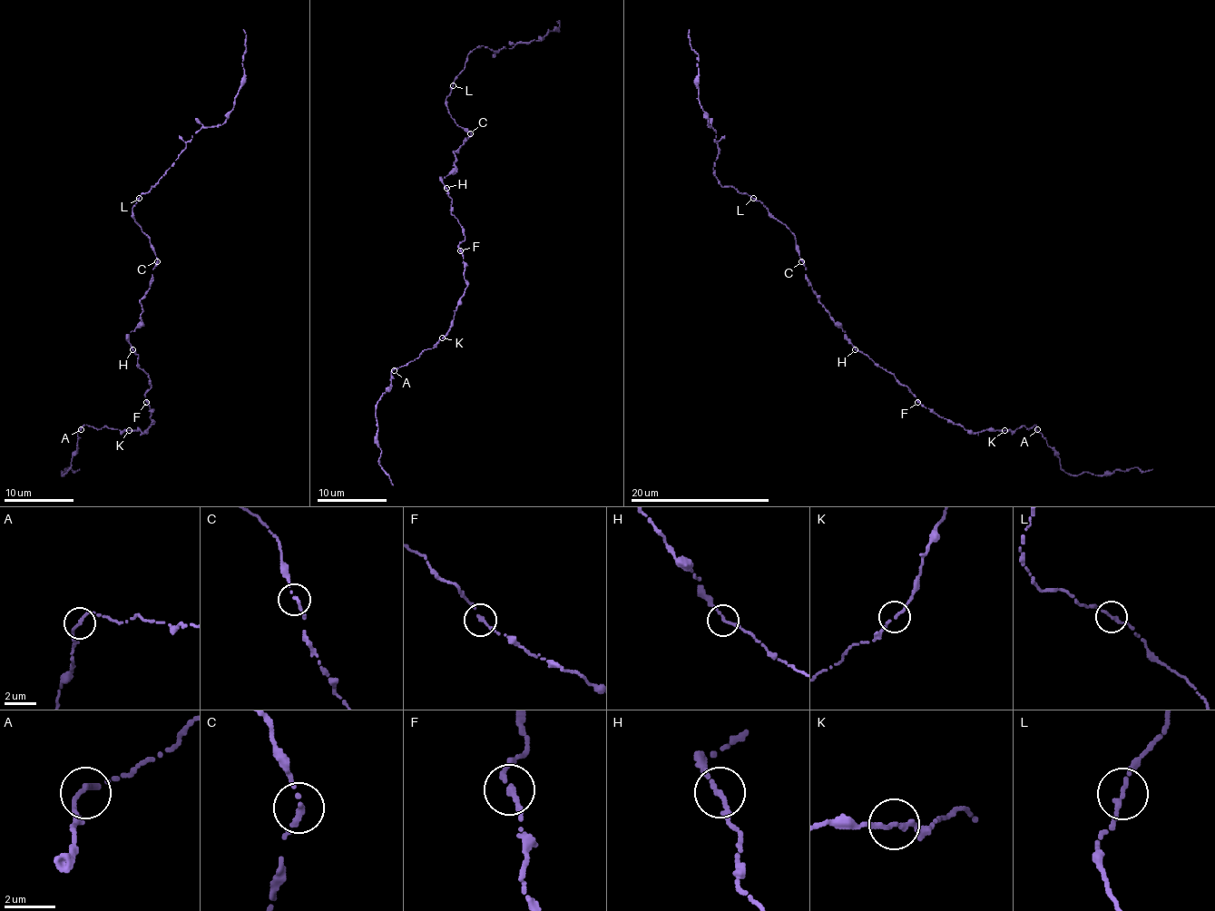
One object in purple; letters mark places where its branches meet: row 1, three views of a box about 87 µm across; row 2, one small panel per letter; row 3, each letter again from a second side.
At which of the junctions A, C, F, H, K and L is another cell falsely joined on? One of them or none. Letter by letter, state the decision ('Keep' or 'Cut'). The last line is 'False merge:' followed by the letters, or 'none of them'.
A: Keep
C: Keep
F: Keep
H: Keep
K: Keep
L: Keep
False merge: none of them

